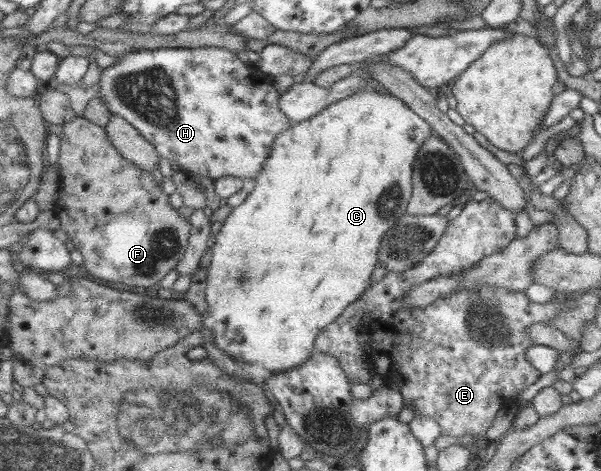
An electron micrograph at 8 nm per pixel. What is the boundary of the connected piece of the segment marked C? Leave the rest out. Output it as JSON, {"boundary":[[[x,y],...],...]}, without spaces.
{"boundary":[[[372,87],[363,88],[349,98],[334,102],[315,117],[282,132],[275,139],[272,155],[266,160],[266,165],[256,180],[256,187],[243,204],[233,208],[216,236],[215,244],[211,246],[212,260],[208,268],[207,288],[207,304],[210,311],[207,315],[214,336],[214,346],[235,358],[239,366],[261,364],[270,373],[290,370],[307,362],[316,351],[315,341],[319,334],[333,325],[347,307],[353,304],[353,300],[357,301],[357,296],[367,286],[367,280],[377,260],[377,248],[381,248],[382,237],[405,212],[413,192],[412,166],[415,155],[419,146],[432,134],[430,126],[402,99],[393,94],[377,93]]]}

